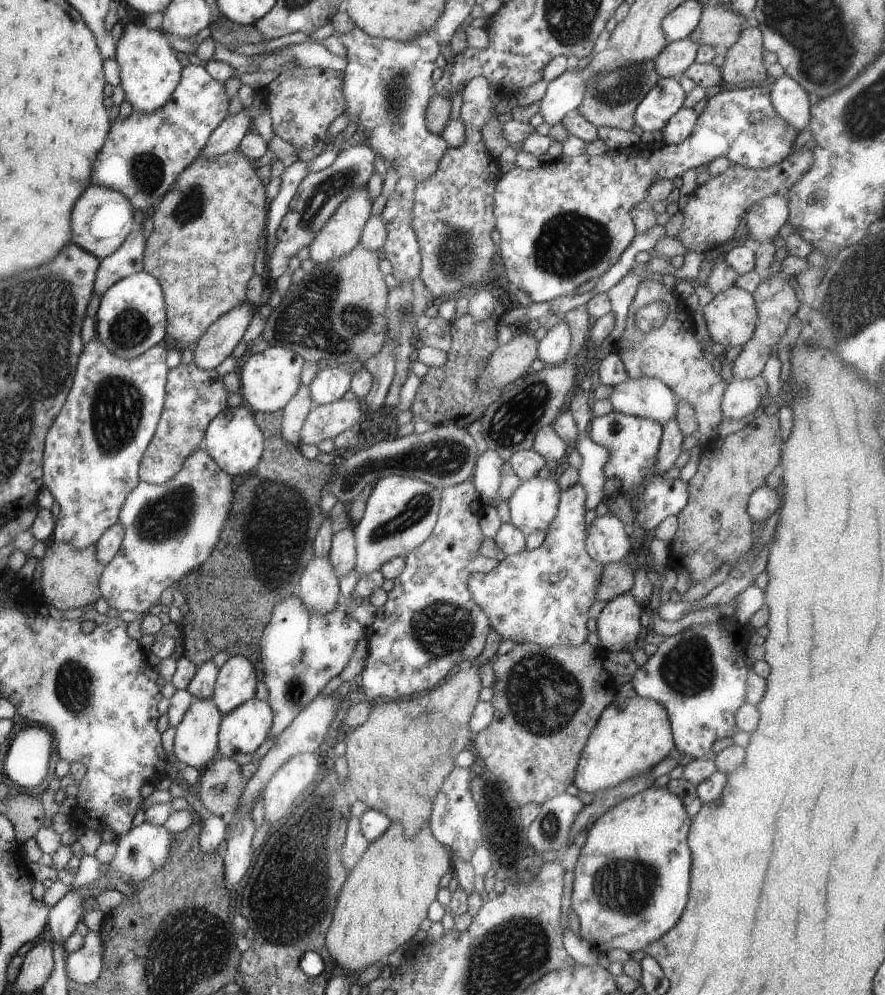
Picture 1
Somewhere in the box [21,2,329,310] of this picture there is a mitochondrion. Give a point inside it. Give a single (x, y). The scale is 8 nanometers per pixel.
(145, 170)

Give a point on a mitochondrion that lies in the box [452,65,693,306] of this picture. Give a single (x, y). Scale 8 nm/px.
(570, 243)

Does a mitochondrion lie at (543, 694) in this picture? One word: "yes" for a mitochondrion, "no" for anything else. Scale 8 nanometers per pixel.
yes

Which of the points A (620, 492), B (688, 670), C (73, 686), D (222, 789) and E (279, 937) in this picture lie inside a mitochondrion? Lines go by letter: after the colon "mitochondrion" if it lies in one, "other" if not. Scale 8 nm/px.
A: other
B: mitochondrion
C: mitochondrion
D: mitochondrion
E: mitochondrion

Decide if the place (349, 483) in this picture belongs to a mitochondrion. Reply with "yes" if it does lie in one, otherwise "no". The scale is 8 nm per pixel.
no

